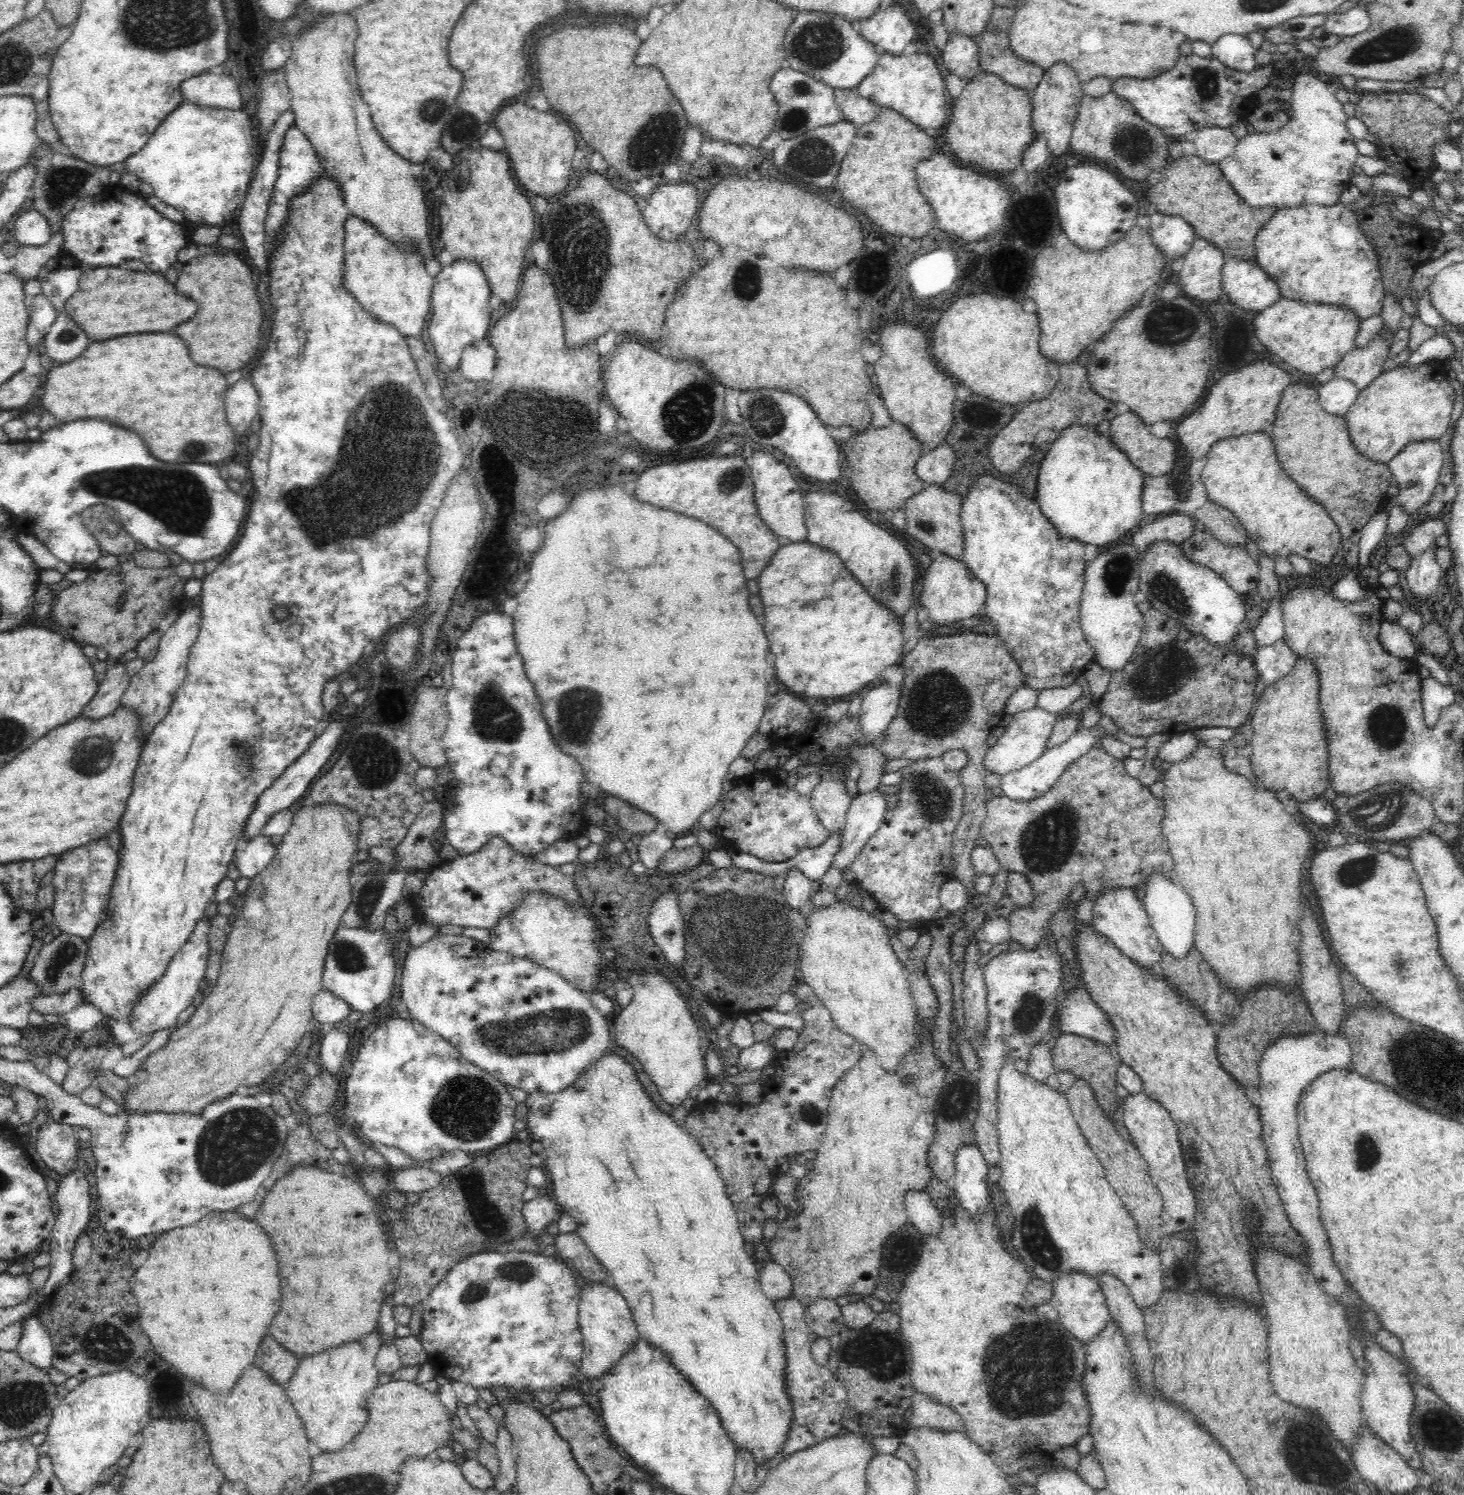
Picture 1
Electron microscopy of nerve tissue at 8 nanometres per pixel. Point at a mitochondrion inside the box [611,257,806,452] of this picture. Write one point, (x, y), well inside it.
(696, 399)

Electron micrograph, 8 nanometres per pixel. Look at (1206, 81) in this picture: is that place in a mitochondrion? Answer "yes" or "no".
yes

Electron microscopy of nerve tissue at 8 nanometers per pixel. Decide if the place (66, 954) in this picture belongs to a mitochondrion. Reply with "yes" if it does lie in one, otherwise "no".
yes

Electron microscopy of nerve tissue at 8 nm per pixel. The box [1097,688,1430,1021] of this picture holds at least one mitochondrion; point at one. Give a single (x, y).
(1379, 812)

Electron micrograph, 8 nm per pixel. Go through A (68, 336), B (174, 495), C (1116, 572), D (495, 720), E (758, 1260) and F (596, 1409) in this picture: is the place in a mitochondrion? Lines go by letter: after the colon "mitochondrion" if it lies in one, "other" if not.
A: mitochondrion
B: mitochondrion
C: mitochondrion
D: mitochondrion
E: other
F: other

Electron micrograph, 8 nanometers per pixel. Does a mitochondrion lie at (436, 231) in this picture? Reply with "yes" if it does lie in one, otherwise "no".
no

